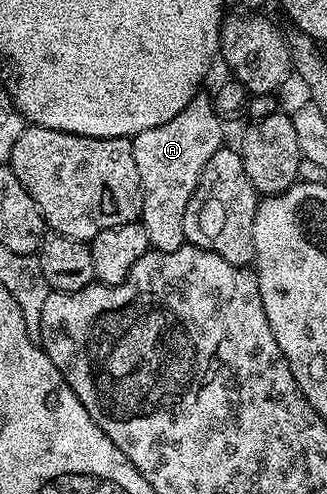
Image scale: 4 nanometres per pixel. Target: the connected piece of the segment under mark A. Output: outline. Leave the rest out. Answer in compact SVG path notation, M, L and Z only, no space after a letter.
M196 94L188 106L169 120L169 124L149 128L131 138L133 160L137 160L137 176L141 176L143 189L141 221L152 250L173 252L184 246L185 208L189 208L197 180L201 180L201 172L205 164L209 164L209 156L224 145L224 123L215 115L212 99L208 95L206 98L205 94Z

